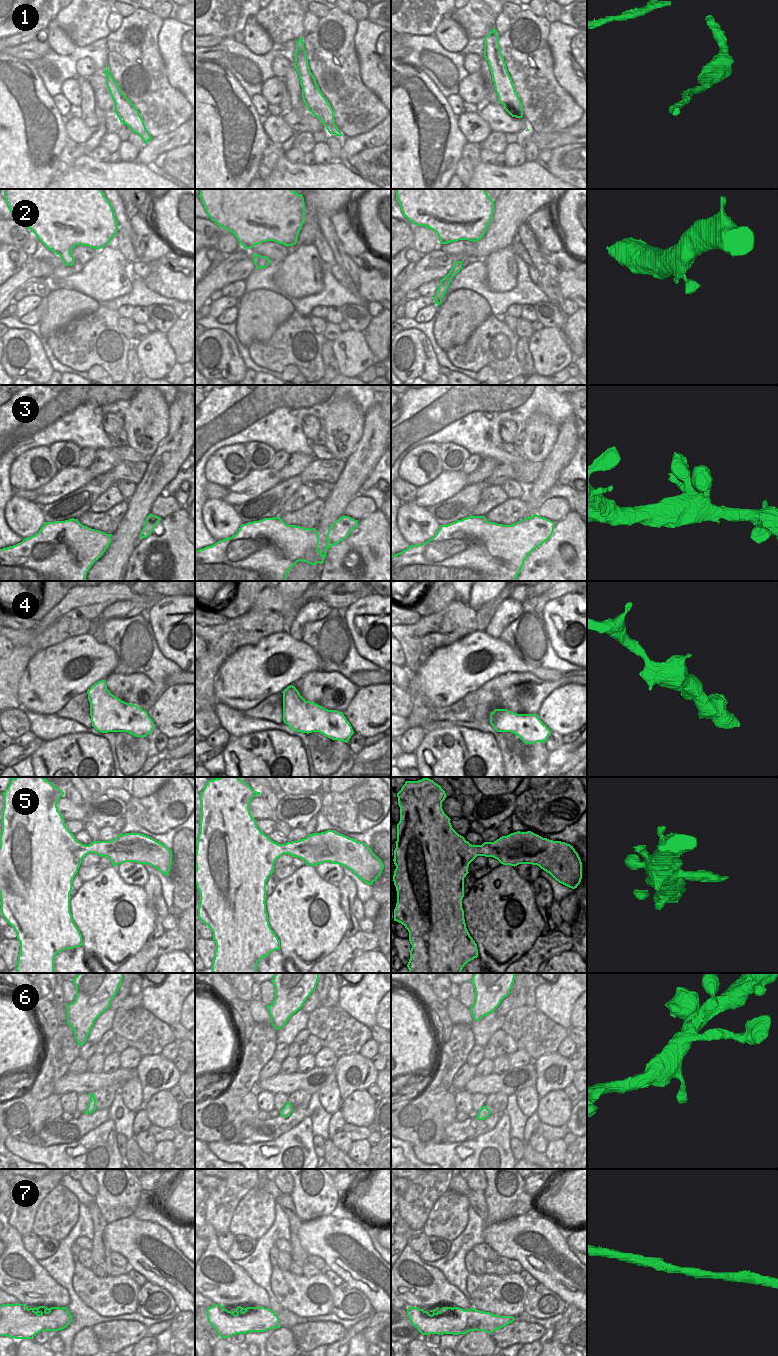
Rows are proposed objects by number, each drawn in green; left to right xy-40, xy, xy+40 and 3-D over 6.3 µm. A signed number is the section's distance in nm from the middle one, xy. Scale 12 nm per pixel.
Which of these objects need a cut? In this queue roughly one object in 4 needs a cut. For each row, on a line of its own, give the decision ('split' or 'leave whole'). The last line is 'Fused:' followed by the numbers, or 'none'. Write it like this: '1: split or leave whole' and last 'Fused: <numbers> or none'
1: leave whole
2: leave whole
3: leave whole
4: leave whole
5: leave whole
6: leave whole
7: leave whole
Fused: none

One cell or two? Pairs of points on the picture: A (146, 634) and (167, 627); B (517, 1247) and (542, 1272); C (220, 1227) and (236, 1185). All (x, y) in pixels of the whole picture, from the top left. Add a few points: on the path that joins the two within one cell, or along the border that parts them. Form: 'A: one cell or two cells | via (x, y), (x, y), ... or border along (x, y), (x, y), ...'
A: two cells | border along (149, 621), (155, 642), (162, 654)
B: one cell | via (523, 1253), (536, 1266)
C: one cell | via (220, 1217), (220, 1207), (227, 1195)

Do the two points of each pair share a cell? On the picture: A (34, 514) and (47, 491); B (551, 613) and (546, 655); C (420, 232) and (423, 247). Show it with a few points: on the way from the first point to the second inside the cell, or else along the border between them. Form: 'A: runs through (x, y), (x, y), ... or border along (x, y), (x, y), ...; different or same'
A: border along (35, 501), (40, 506); different
B: border along (542, 613), (551, 647), (559, 657); different
C: runs through (423, 236), (423, 243); same

